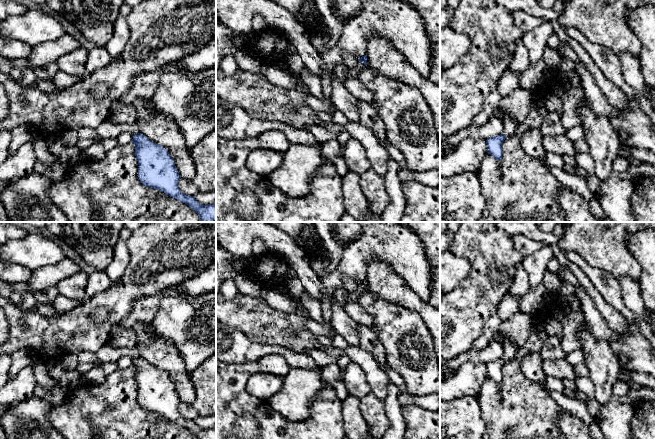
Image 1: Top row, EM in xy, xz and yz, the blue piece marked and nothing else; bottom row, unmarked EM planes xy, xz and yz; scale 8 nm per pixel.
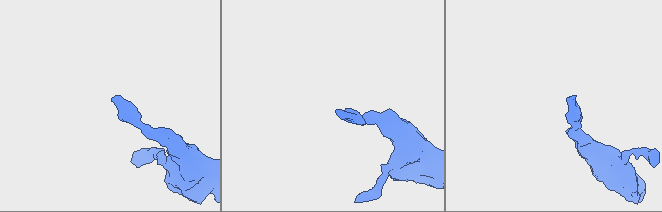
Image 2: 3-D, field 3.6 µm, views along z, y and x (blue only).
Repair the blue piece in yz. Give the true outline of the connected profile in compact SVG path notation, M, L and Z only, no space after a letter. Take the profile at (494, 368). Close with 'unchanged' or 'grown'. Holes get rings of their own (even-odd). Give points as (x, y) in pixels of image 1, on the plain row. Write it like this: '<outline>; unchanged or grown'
M500 334L497 340L501 343L504 353L503 357L495 361L491 361L486 364L488 378L492 379L496 384L501 384L503 375L502 367L507 361L514 359L521 353L520 347L514 342L514 340L508 336L502 337Z; grown

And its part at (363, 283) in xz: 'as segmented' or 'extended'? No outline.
extended

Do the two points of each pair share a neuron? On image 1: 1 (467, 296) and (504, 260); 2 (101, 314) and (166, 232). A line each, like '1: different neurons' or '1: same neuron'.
1: same neuron
2: different neurons

